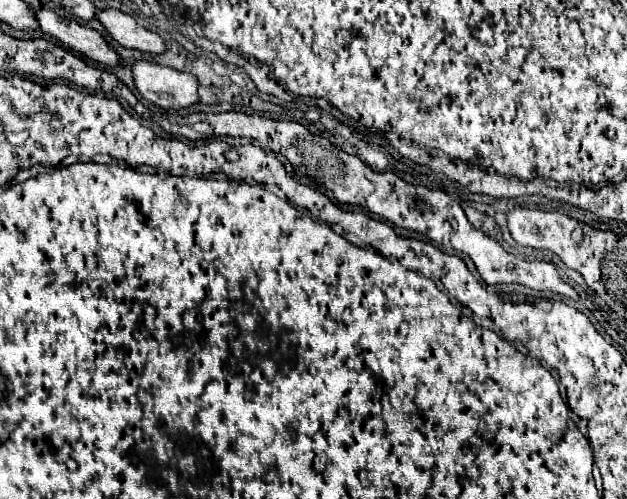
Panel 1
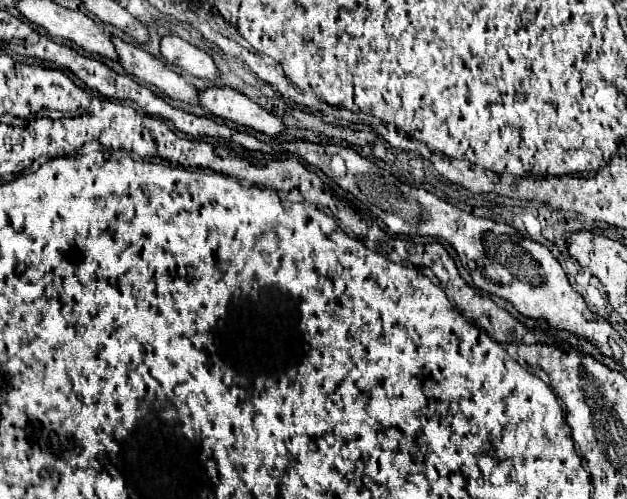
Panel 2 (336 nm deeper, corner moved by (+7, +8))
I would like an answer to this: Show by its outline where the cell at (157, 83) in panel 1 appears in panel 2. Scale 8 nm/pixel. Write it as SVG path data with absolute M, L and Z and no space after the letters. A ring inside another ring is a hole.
M223 86L203 88L199 90L199 104L207 108L213 116L231 120L235 124L253 128L269 136L277 136L279 132L285 130L281 118L273 116L269 110L261 108L259 104L255 104L245 94L233 88L223 88Z

